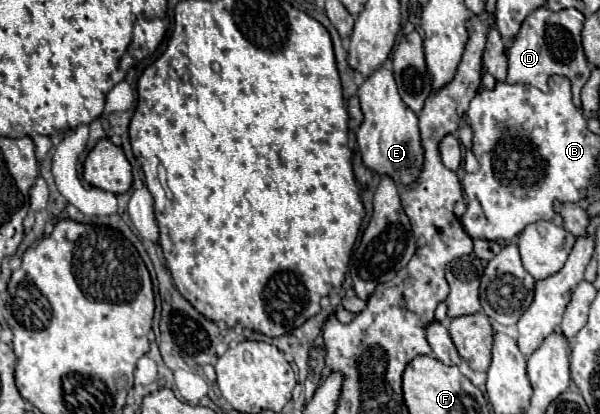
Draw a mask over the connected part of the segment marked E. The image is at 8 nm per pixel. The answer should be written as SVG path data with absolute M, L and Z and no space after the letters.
M384 66L372 72L358 88L358 98L364 112L364 122L360 124L356 138L364 164L372 172L392 176L398 186L416 182L424 162L418 116L402 102L392 72L386 70Z

